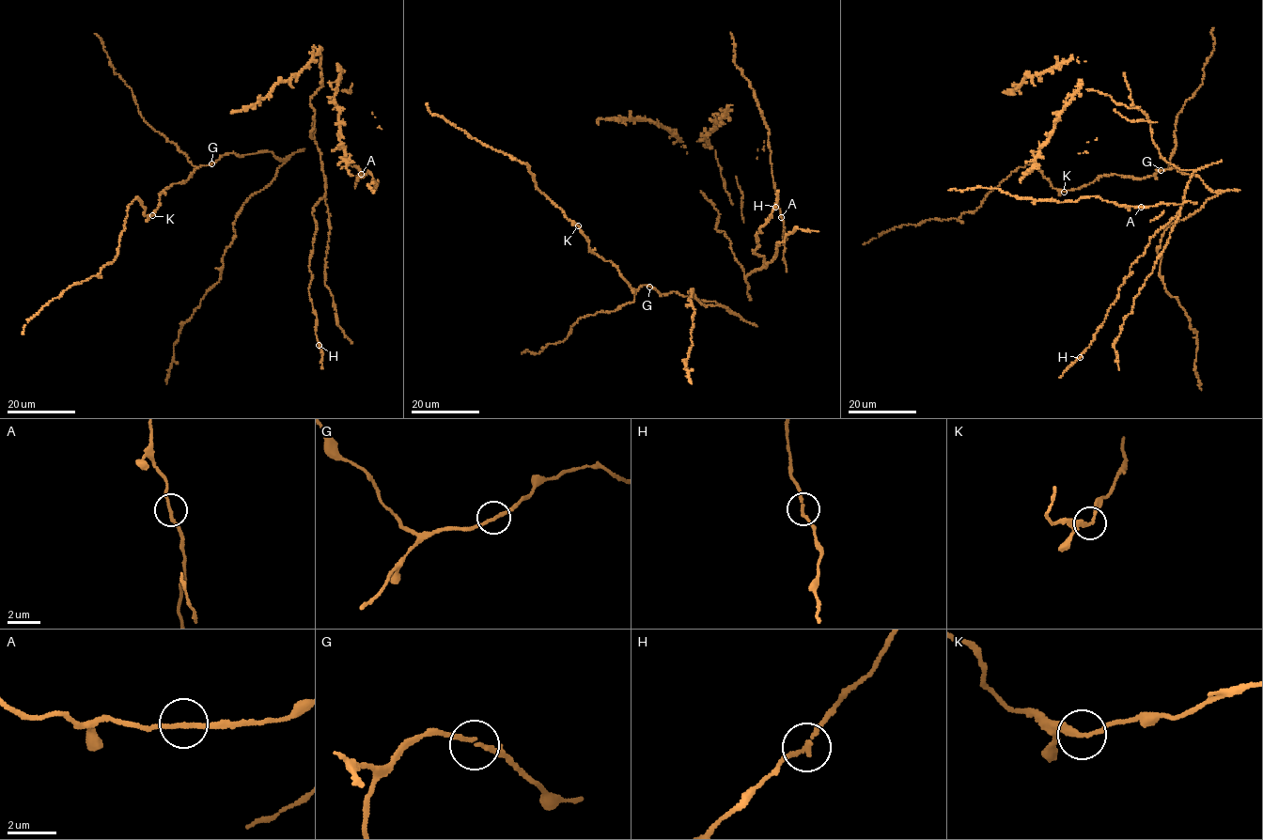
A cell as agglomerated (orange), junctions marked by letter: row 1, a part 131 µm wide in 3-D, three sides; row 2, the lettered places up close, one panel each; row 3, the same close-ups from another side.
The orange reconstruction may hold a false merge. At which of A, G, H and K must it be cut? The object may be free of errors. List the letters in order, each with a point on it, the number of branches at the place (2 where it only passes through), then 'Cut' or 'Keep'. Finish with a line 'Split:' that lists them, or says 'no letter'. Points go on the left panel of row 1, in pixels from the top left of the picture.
A: Place: (361, 174). Branches: 2. Keep
G: Place: (211, 163). Branches: 2. Keep
H: Place: (319, 345). Branches: 2. Keep
K: Place: (152, 215). Branches: 2. Keep
Split: no letter

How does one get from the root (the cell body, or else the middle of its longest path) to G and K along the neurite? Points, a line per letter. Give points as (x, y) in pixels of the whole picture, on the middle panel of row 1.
G: (754, 323), (744, 321), (715, 302), (676, 292), (660, 295), (649, 287)
K: (754, 323), (715, 302), (676, 292), (660, 295), (646, 286), (632, 289), (615, 265), (590, 251), (578, 225)

